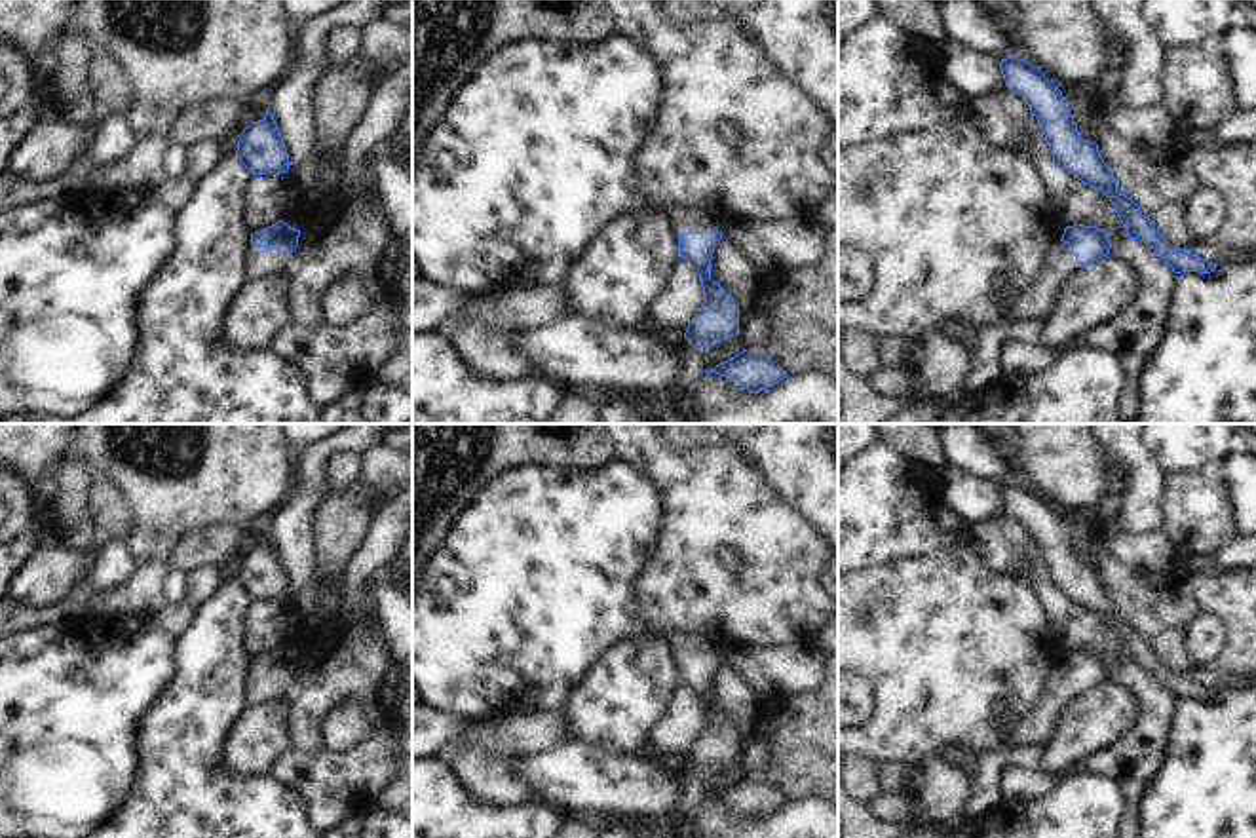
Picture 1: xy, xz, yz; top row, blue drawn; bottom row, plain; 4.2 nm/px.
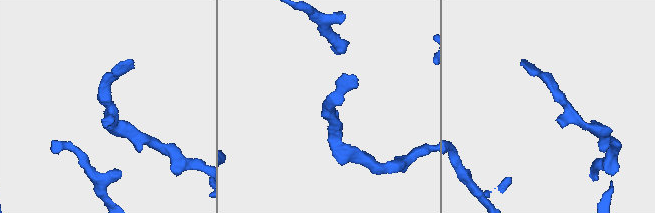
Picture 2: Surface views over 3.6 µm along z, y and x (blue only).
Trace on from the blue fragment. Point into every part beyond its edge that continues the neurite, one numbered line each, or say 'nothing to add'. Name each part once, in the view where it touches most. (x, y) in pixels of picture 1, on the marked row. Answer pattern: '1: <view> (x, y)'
1: xy (263, 263)

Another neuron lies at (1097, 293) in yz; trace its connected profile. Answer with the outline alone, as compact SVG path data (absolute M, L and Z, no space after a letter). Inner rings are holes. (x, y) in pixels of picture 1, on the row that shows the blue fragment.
M1106 255L1079 268L1062 285L1039 344L1068 352L1074 340L1129 310L1138 295L1138 272L1123 258Z

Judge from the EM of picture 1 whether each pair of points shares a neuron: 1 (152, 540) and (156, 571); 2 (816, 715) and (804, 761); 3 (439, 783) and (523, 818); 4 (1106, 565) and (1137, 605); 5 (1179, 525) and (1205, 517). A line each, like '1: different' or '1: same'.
1: different
2: same
3: same
4: same
5: same

